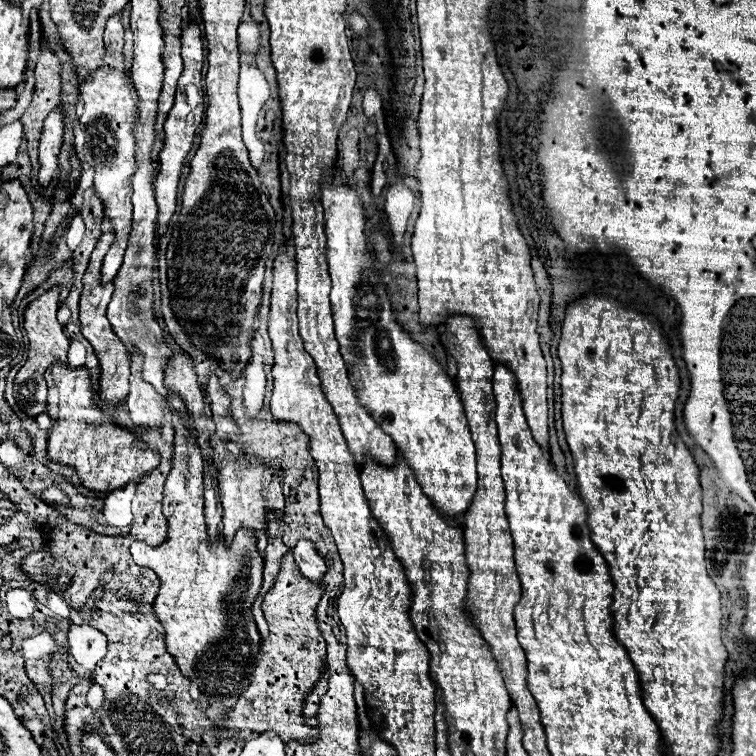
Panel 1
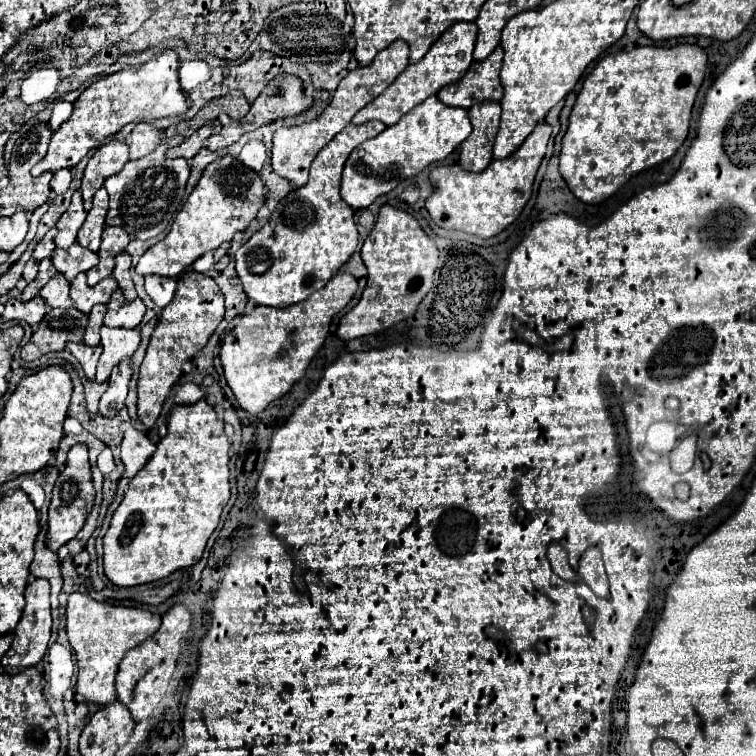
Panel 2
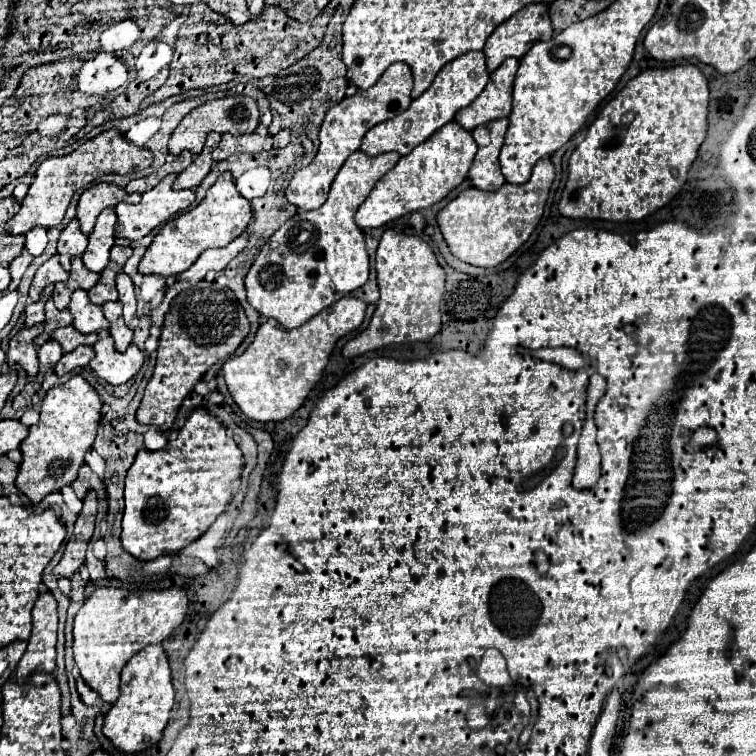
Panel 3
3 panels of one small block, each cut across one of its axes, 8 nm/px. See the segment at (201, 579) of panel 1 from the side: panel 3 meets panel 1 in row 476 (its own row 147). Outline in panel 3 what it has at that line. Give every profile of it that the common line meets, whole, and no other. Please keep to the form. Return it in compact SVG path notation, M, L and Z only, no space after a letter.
M226 96L226 98L220 98L220 100L212 100L212 102L206 102L206 104L198 106L196 110L192 110L180 122L180 126L170 136L168 152L174 154L174 156L178 156L182 150L190 150L192 154L200 154L208 132L218 132L218 134L226 134L226 132L230 132L230 134L248 134L248 132L256 130L258 122L260 122L258 106L248 96Z

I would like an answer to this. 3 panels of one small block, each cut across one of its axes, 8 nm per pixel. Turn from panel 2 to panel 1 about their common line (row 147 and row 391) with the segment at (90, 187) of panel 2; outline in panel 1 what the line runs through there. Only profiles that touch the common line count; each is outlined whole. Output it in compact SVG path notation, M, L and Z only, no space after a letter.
M102 232L102 236L98 238L92 254L90 254L90 262L88 262L88 268L84 272L84 278L82 278L82 292L80 292L80 322L82 322L82 334L84 338L92 344L98 360L100 360L100 368L102 368L102 374L100 374L100 398L110 402L110 404L116 404L120 400L126 398L128 394L128 378L130 378L130 354L128 354L128 348L122 344L122 340L114 334L108 318L106 318L106 306L110 302L110 296L114 292L114 286L112 282L108 284L102 284L102 274L100 274L100 268L102 268L102 258L104 258L104 252L110 248L114 240L114 234L112 232Z

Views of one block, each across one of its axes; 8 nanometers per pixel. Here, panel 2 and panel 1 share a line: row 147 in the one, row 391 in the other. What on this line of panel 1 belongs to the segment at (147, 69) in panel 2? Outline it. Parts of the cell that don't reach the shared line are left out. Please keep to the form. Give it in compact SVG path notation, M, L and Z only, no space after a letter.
M60 364L48 368L44 378L48 382L48 414L54 422L48 434L48 458L76 468L84 488L108 494L160 464L160 454L142 440L144 432L114 424L108 418L110 412L96 404L94 396L98 392L92 388L88 368L72 370Z

